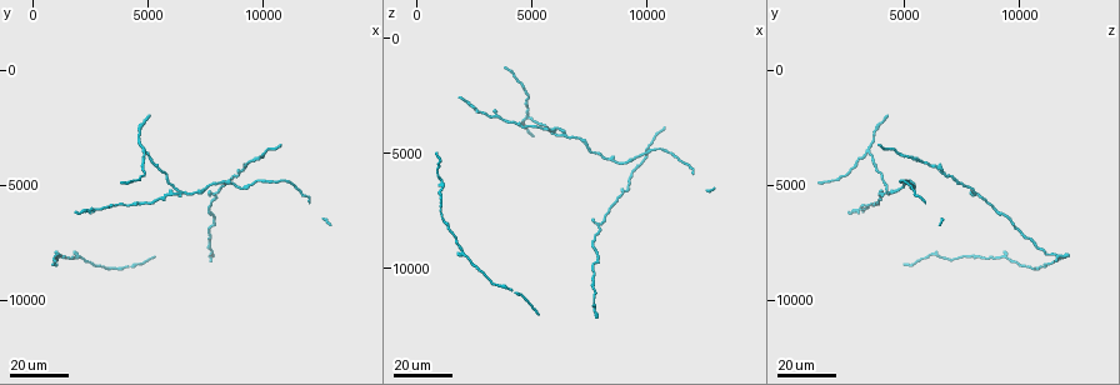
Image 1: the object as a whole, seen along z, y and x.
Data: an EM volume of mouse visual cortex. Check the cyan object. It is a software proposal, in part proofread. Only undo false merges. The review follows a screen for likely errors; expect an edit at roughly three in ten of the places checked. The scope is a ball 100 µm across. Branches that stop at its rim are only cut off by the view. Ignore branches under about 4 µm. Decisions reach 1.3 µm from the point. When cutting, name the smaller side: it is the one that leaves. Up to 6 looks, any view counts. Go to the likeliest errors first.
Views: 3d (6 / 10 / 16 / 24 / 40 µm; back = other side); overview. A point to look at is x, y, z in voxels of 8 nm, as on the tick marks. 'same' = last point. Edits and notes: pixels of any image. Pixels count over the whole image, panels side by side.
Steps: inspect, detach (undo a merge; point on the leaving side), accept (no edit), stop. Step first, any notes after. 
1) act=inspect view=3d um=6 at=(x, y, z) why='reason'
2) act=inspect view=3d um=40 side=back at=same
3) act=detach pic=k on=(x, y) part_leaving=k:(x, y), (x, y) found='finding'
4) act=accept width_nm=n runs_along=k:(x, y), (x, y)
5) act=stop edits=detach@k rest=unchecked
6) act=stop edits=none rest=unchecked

act=inspect view=3d um=16 at=(4900, 3400, 3500) why='side arm on a straight run'

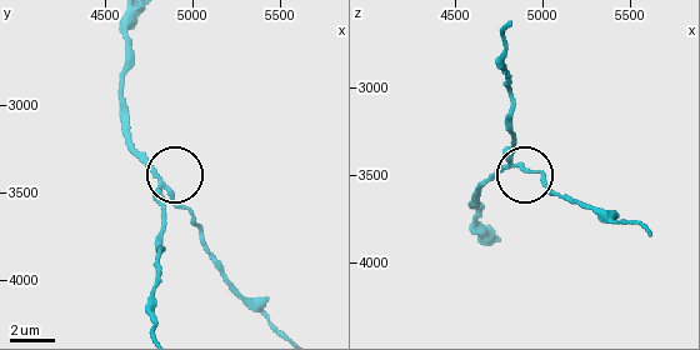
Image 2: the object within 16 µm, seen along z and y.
act=inspect view=3d um=10 at=(4820, 3440, 3440) why='closer look'

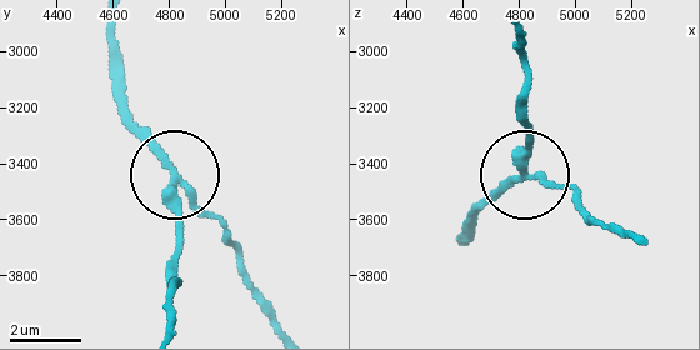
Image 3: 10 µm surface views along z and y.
act=detach pic=3 on=(180, 221) arms=3 found='a second neuron is stuck on'

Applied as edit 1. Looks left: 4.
act=inspect view=overview

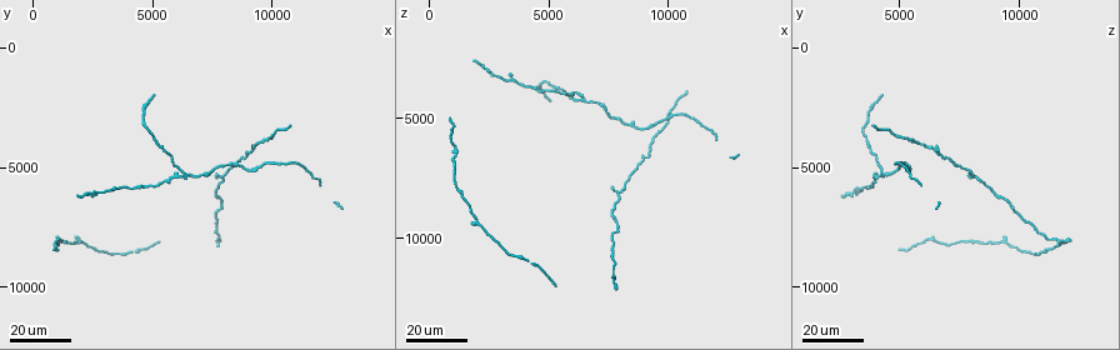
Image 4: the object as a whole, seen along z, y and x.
act=inspect view=3d um=24 at=(6400, 5400, 4300) why='two arms in line, one across'

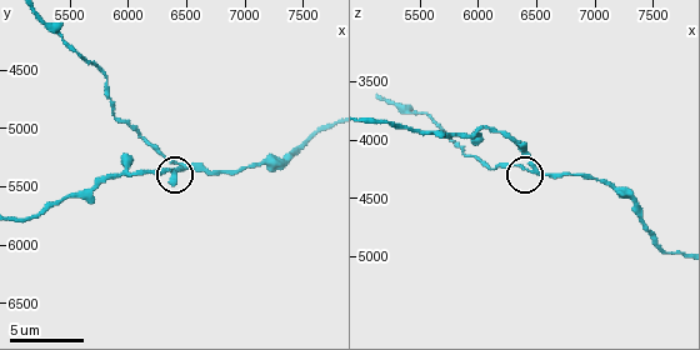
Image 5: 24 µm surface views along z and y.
act=inspect view=3d um=10 at=(6460, 5360, 4200) why='closer look'

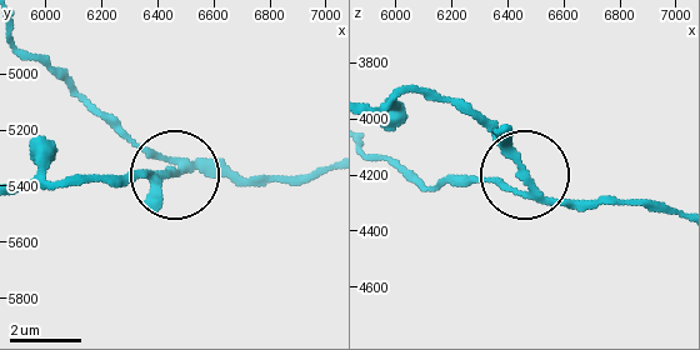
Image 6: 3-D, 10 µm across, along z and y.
act=detach pic=6 on=(160, 176) part_leaving=6:(186, 165), (83, 174), (29, 189) found='a second neuron is stuck on'

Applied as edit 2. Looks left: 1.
act=stop edits=detach@3,detach@6 rest=unchecked

